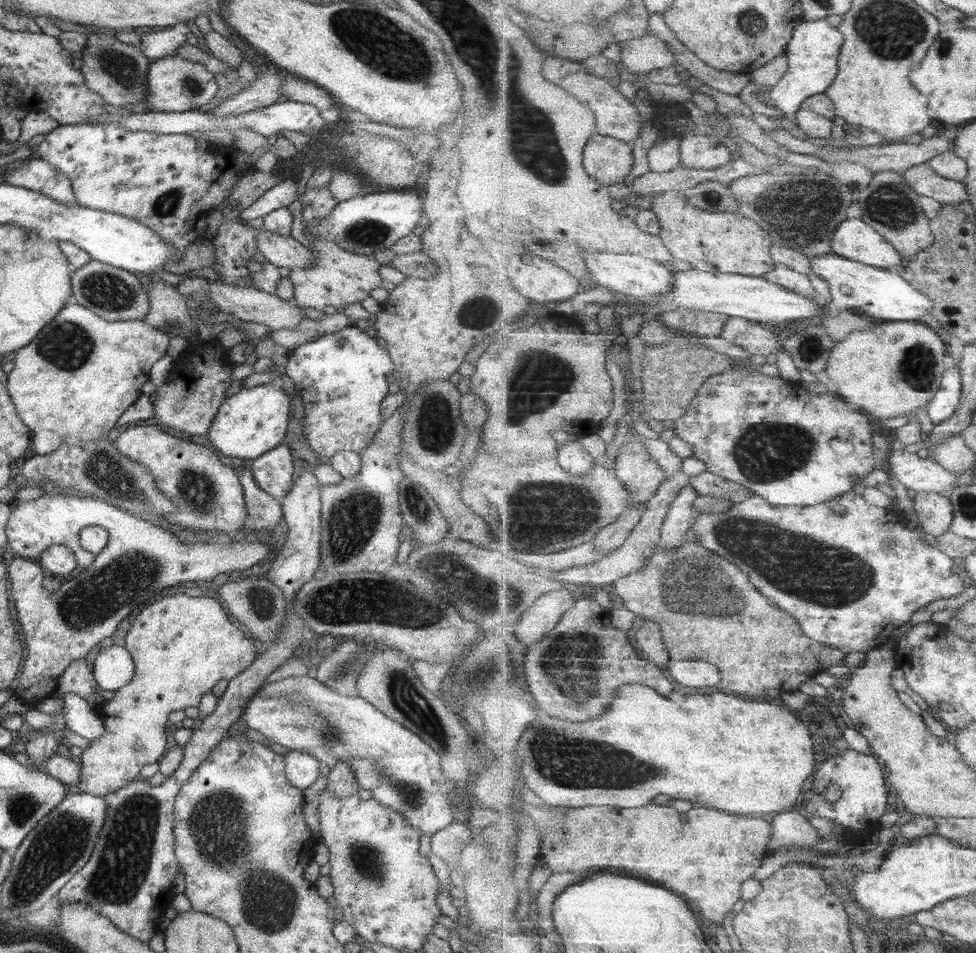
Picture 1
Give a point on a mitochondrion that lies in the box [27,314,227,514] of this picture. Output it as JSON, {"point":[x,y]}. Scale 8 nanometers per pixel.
{"point":[67,345]}

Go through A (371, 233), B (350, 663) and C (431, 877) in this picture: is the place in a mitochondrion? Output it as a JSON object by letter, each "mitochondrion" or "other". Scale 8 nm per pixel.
{"A":"mitochondrion","B":"mitochondrion","C":"other"}

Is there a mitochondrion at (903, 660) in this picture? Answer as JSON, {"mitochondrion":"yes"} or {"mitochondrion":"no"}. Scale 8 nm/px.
{"mitochondrion":"no"}

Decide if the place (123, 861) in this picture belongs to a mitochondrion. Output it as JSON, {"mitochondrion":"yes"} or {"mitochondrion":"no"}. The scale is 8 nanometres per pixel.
{"mitochondrion":"yes"}

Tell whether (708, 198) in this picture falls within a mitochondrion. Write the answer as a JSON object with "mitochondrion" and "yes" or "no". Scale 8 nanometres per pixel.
{"mitochondrion":"yes"}

